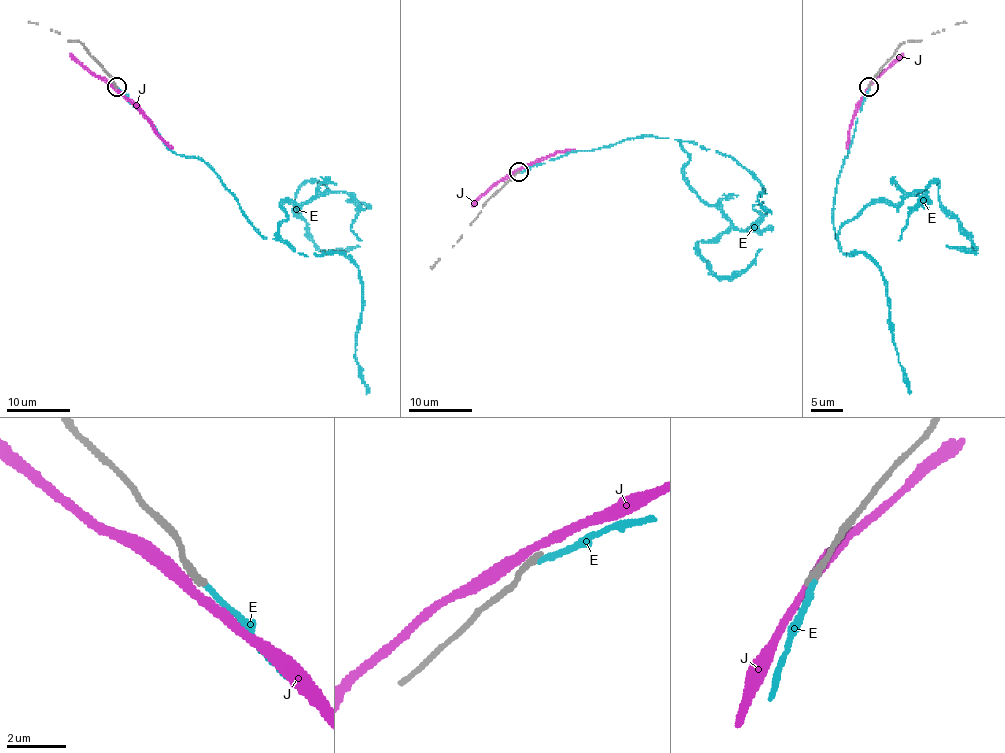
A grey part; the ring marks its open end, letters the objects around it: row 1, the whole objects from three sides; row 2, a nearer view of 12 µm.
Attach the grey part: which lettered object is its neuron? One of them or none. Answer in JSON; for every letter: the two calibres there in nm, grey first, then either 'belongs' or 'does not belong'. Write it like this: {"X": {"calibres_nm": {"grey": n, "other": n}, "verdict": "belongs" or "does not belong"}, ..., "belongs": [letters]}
{"E": {"calibres_nm": {"grey": 280, "other": 200}, "verdict": "does not belong"}, "J": {"calibres_nm": {"grey": 320, "other": 340}, "verdict": "does not belong"}, "belongs": []}

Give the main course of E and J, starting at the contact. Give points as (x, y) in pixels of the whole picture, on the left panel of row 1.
E: (117, 86), (266, 238), (284, 202), (328, 189), (317, 181), (295, 202), (306, 232), (320, 251), (360, 246)
J: (114, 85), (173, 148)

